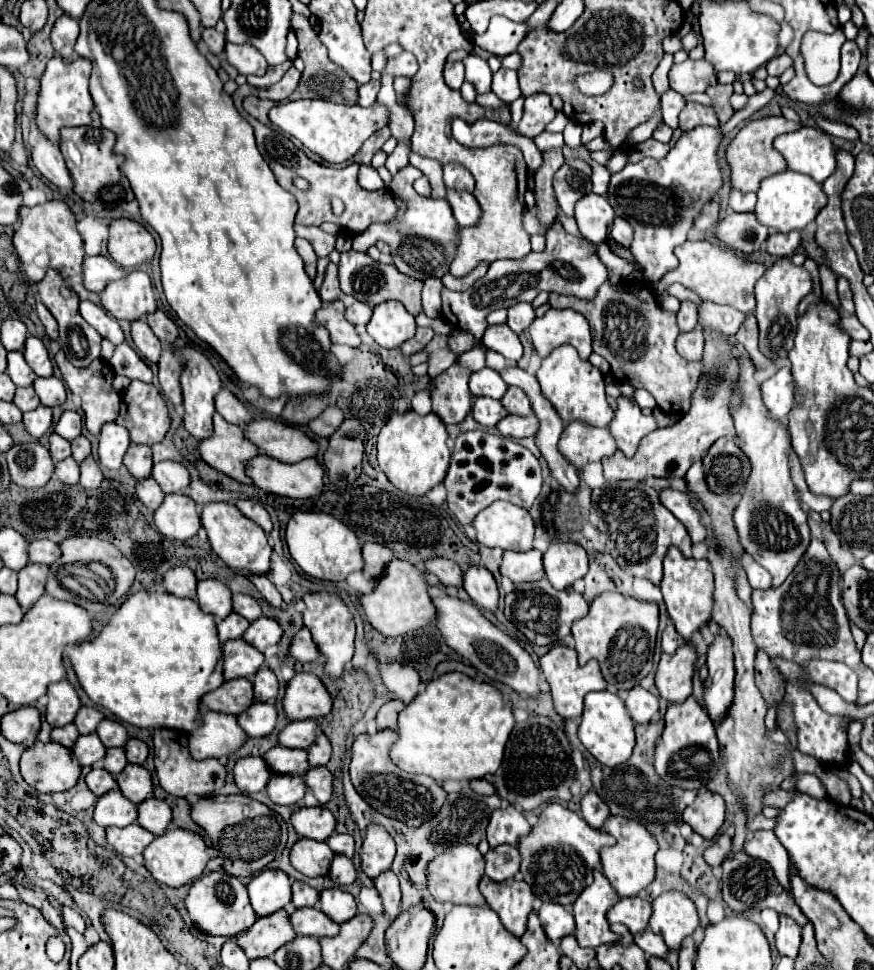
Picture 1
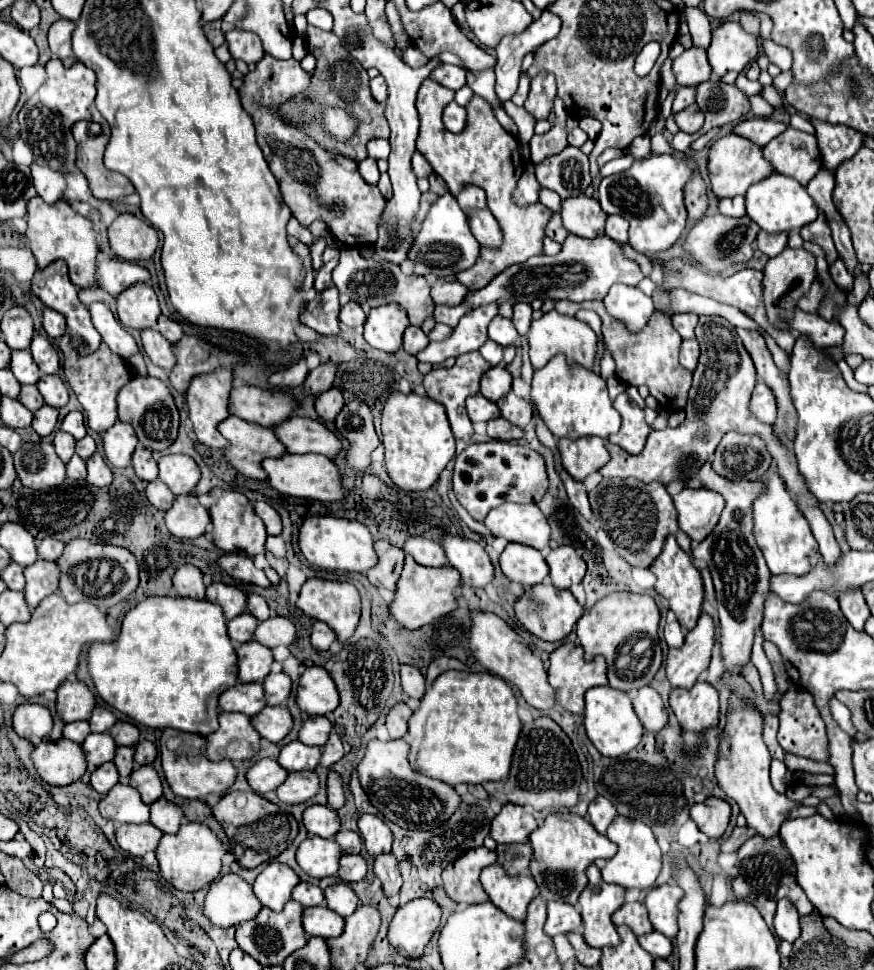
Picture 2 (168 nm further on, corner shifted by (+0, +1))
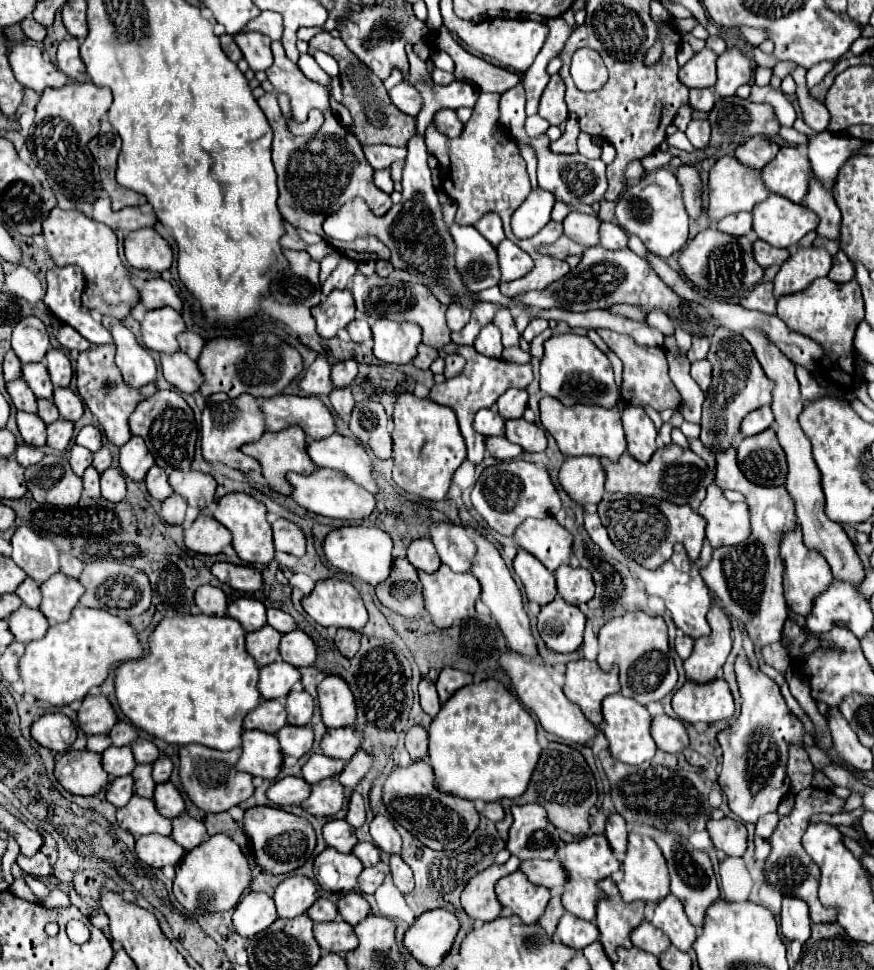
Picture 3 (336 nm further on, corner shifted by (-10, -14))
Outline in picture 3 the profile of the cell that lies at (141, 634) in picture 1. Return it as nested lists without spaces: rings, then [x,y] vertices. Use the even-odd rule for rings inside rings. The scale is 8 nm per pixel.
[[[177,615],[177,617],[165,617],[153,631],[151,635],[151,649],[145,657],[137,659],[137,661],[125,661],[123,665],[117,667],[115,671],[115,695],[119,701],[121,711],[125,713],[125,717],[135,725],[145,729],[147,733],[167,741],[167,743],[177,743],[177,745],[189,745],[189,743],[199,743],[205,747],[213,747],[219,751],[231,751],[235,747],[241,747],[241,733],[243,733],[243,719],[247,713],[251,713],[259,703],[261,703],[261,693],[257,689],[257,681],[259,681],[259,667],[255,663],[255,659],[247,653],[245,649],[245,631],[241,627],[241,623],[237,619],[231,617],[215,617],[215,615]]]

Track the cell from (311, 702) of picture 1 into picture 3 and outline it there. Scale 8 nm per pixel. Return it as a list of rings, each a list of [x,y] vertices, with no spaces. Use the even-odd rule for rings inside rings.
[[[329,675],[317,687],[323,721],[327,727],[351,727],[355,723],[355,699],[339,675]]]

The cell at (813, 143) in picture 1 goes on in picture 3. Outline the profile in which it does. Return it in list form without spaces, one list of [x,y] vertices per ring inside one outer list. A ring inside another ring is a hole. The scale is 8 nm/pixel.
[[[781,147],[777,157],[761,169],[761,179],[771,193],[801,203],[811,175],[809,159],[797,147]]]

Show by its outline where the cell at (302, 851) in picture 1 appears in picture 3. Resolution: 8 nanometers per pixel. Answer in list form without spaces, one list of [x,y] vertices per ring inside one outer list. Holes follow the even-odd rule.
[[[327,847],[315,859],[315,879],[325,891],[347,893],[357,887],[357,877],[363,871],[363,863],[353,853],[339,853]]]

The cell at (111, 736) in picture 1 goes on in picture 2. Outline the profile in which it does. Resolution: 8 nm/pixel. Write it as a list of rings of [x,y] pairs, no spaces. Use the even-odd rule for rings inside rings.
[[[115,722],[113,728],[109,730],[111,738],[115,740],[117,746],[135,746],[139,740],[139,730],[131,722]]]

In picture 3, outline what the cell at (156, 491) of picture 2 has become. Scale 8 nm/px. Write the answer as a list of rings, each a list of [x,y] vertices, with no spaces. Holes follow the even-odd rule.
[[[173,493],[171,497],[167,497],[163,501],[163,509],[161,509],[161,517],[171,523],[171,525],[183,525],[185,521],[185,511],[187,511],[187,503],[181,495]]]

